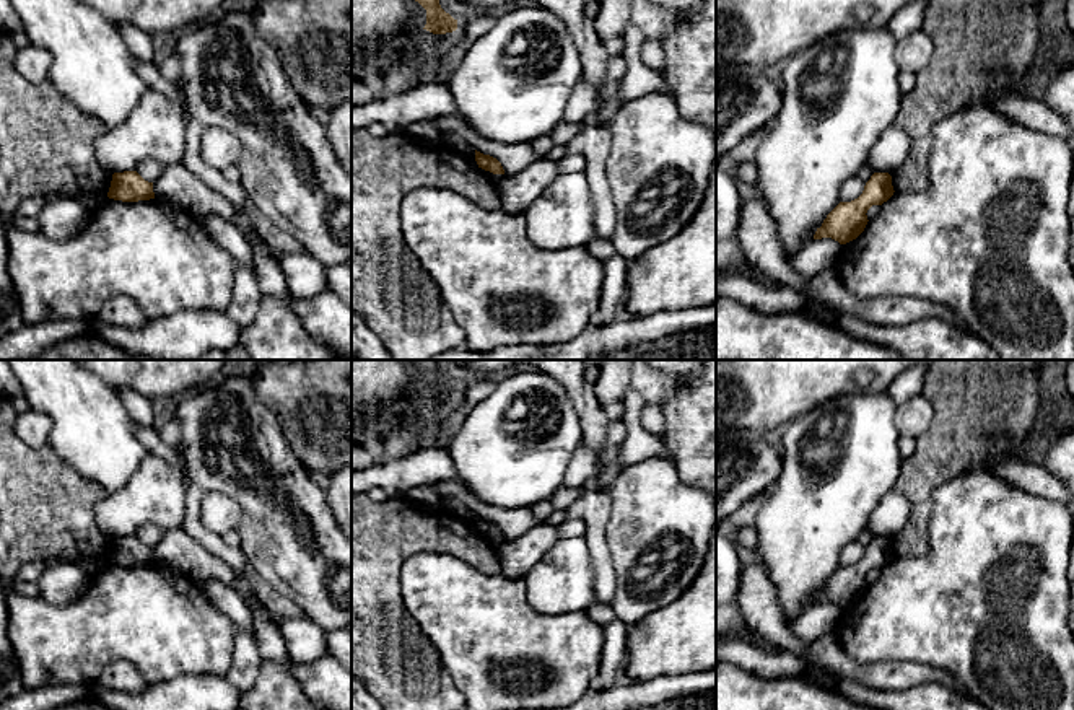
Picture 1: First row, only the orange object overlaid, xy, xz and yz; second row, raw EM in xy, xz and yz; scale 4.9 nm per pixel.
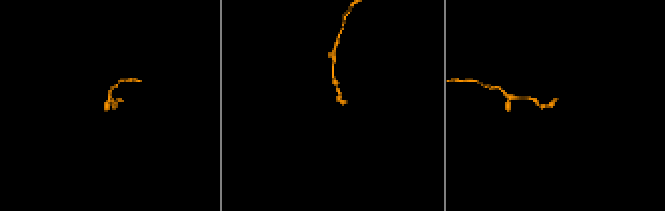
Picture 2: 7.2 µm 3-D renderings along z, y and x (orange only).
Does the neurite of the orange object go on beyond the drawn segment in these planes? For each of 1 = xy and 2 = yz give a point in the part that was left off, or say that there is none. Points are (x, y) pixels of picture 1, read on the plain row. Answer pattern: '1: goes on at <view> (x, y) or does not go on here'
1: does not go on here
2: does not go on here

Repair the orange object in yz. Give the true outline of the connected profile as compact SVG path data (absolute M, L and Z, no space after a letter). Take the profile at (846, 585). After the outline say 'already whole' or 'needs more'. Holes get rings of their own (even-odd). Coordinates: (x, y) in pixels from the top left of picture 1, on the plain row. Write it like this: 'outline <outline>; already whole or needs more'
outline M874 537L862 559L851 567L840 567L817 593L814 604L832 603L840 609L856 604L867 589L867 575L882 570L893 560L892 541Z; already whole

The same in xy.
outline M137 536L114 537L109 563L122 567L138 567L155 563L153 547L145 546Z; already whole

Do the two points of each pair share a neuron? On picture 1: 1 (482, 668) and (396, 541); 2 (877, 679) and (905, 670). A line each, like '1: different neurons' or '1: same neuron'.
1: different neurons
2: same neuron

